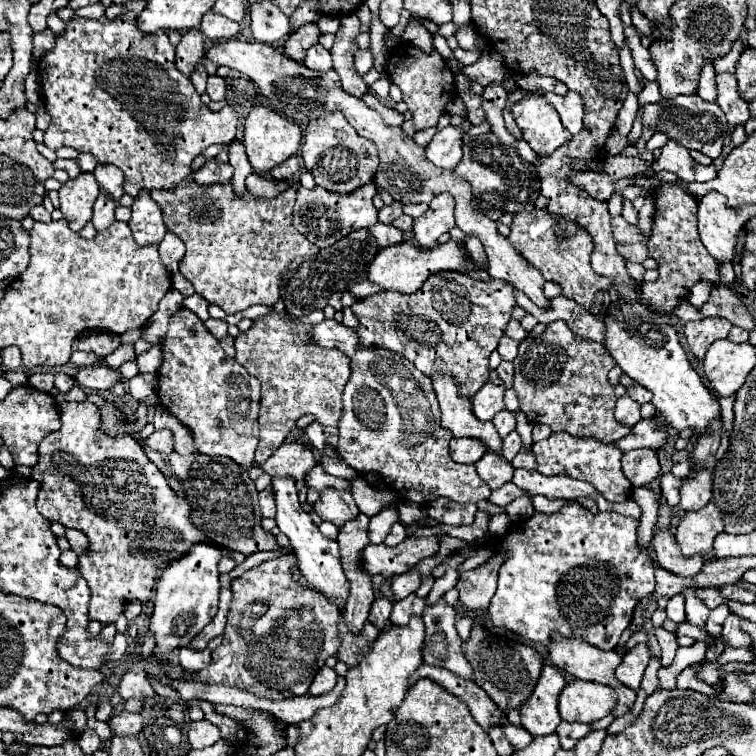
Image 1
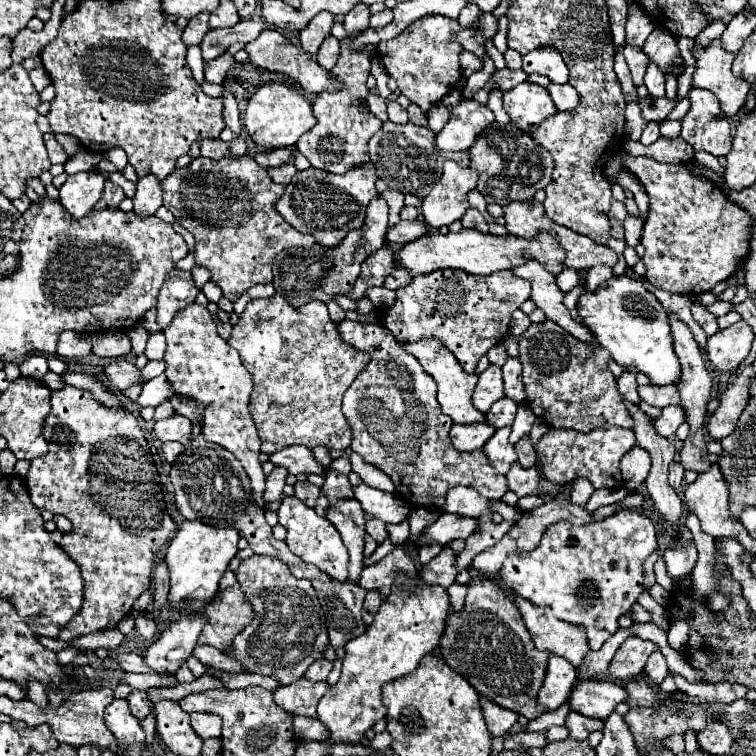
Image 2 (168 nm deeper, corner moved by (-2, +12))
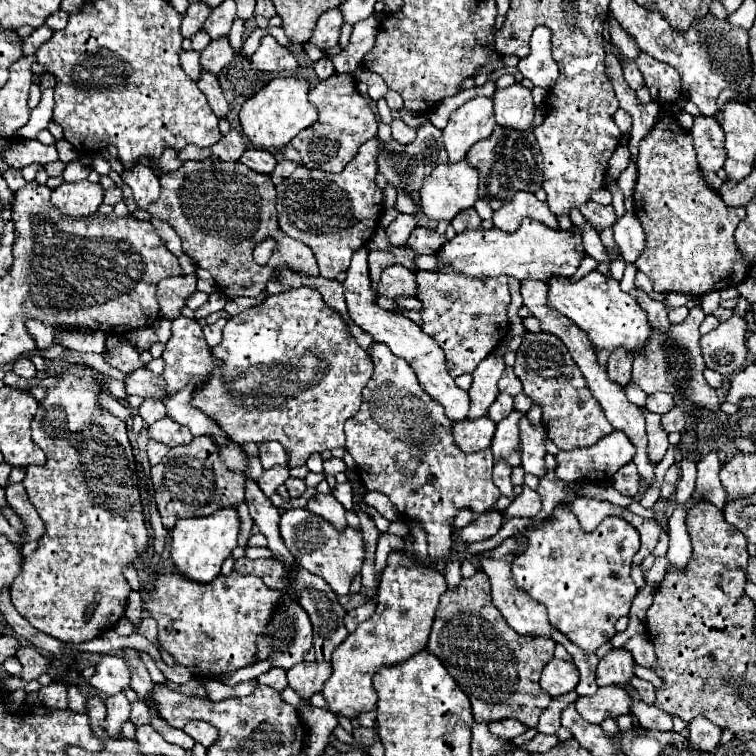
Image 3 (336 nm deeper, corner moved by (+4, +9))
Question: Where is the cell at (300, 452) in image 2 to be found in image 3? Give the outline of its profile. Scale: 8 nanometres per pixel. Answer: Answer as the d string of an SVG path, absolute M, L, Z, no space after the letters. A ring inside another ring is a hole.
M268 441L268 443L260 443L260 461L264 469L270 469L274 465L282 465L282 467L290 467L290 457L286 453L286 449L278 443L278 441Z

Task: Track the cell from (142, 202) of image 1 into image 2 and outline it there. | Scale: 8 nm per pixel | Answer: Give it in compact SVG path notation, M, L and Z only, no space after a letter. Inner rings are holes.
M152 174L144 176L136 184L136 196L134 196L134 212L138 216L152 216L162 206L162 186L160 180Z

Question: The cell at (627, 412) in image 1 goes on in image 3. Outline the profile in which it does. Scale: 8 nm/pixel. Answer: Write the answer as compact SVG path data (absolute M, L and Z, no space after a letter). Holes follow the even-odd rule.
M614 351L614 355L610 355L606 371L614 383L624 387L630 381L630 367L632 367L630 355L626 355L626 351Z

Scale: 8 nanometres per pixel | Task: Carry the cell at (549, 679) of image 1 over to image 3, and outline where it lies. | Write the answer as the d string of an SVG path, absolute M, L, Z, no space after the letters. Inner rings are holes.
M554 657L542 669L540 687L550 697L564 695L564 693L572 691L576 685L578 685L578 671L572 663L566 663L566 661L560 661Z

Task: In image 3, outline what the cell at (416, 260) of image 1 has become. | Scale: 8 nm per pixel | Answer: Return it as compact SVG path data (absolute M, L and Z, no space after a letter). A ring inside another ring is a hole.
M524 219L522 227L506 235L500 229L478 229L478 231L464 231L458 233L454 239L446 241L434 255L442 263L438 271L450 271L450 273L462 273L470 277L498 277L508 275L522 279L538 279L538 281L550 281L552 277L572 277L582 261L582 235L578 227L572 227L570 231L554 231L550 227L544 227L538 221Z

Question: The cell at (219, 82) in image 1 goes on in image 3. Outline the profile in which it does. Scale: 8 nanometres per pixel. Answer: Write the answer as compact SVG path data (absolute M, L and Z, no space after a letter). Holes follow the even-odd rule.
M220 37L212 41L202 53L200 53L200 65L206 73L218 75L234 57L234 49L230 47L226 37Z

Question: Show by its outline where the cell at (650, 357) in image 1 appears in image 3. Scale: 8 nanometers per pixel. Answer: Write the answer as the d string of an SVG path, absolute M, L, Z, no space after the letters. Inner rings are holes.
M598 271L588 273L586 277L582 277L580 281L572 281L572 279L550 279L548 281L548 303L552 309L556 309L558 313L566 315L568 319L572 319L574 325L578 325L590 339L592 347L596 351L614 351L618 347L624 347L630 355L642 355L652 327L648 323L648 315L646 311L642 311L642 307L638 305L638 301L624 293L620 289L620 283L612 277L606 277Z

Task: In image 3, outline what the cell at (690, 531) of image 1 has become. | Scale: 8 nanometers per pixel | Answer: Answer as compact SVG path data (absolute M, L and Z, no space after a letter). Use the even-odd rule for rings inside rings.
M710 451L708 455L704 455L698 463L698 479L696 479L696 495L698 501L706 501L716 505L718 509L726 507L726 491L718 479L718 471L720 471L720 461L716 451Z

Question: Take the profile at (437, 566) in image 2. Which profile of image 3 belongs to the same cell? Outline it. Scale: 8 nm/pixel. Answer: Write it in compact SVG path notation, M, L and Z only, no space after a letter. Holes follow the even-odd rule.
M374 341L374 343L370 345L370 357L372 357L372 361L374 361L374 373L372 373L370 381L366 383L366 387L364 387L364 391L362 391L362 399L364 399L364 401L362 401L362 405L360 405L360 411L358 411L352 419L348 419L348 421L346 421L346 427L344 427L344 429L346 429L346 451L354 457L356 465L358 465L358 475L360 475L364 487L366 487L368 491L380 491L380 493L384 493L386 497L390 497L392 505L394 505L394 507L398 509L398 513L402 513L406 519L418 519L418 521L424 525L426 535L428 535L428 553L430 553L430 559L432 559L432 561L446 561L448 555L450 555L450 547L452 547L450 533L452 533L454 511L456 511L458 507L470 507L470 509L474 509L476 513L484 513L484 511L492 509L494 501L500 497L498 487L494 487L494 483L492 483L492 479L490 479L490 471L492 471L492 465L494 465L492 452L489 448L471 453L470 455L458 451L458 447L454 447L454 443L452 443L452 435L450 435L452 423L450 423L450 419L446 419L444 407L442 407L440 403L436 403L436 401L418 385L418 377L414 375L412 367L410 367L404 359L394 357L394 353L392 353L386 345L382 345L382 343L378 343L378 341Z

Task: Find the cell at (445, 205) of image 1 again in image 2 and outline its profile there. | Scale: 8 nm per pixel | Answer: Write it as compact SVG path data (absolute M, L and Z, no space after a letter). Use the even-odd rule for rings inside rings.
M446 160L440 182L422 200L422 216L430 228L450 226L466 212L468 192L476 188L478 172L460 168L454 160Z

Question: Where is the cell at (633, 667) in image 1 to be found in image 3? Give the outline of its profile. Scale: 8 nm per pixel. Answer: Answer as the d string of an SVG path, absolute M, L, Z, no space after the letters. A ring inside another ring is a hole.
M612 649L608 651L596 669L596 681L600 687L604 685L628 685L634 677L636 661L628 649Z

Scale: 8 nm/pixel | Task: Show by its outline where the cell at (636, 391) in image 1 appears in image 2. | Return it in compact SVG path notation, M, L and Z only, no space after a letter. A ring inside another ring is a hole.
M676 384L670 386L638 386L638 396L648 402L650 406L658 406L658 408L666 408L672 404L680 404L680 394Z

